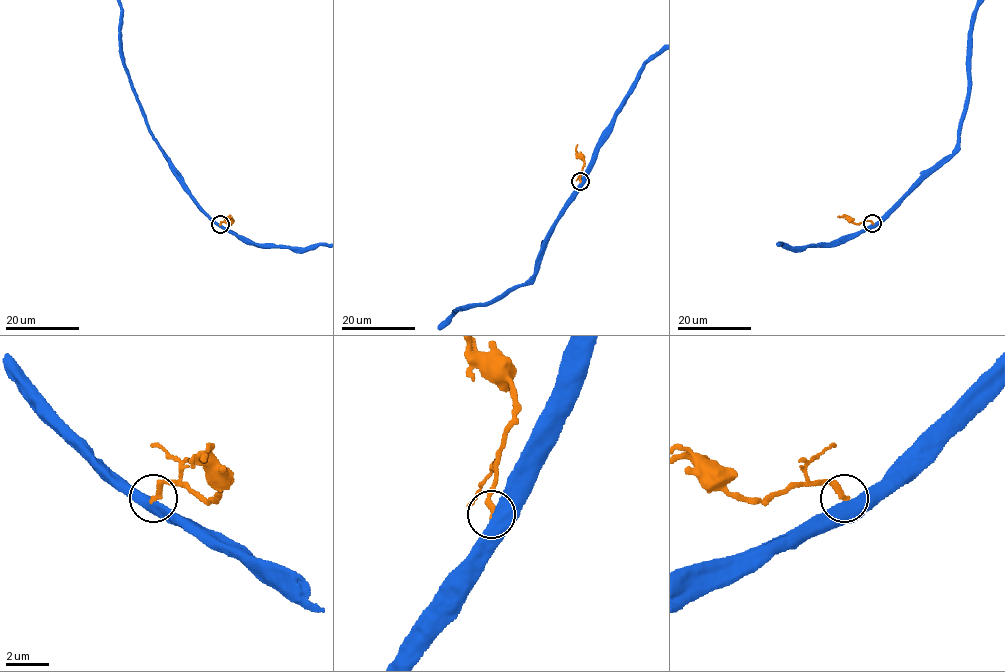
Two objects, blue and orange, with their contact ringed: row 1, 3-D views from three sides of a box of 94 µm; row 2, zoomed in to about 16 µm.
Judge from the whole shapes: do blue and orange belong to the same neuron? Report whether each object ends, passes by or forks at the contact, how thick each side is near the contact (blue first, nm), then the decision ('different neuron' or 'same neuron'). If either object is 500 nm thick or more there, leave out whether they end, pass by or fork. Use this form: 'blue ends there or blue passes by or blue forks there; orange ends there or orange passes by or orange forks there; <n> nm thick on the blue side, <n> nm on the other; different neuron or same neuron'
blue passes by; orange ends there; 480 nm thick on the blue side, 260 nm on the other; different neuron

